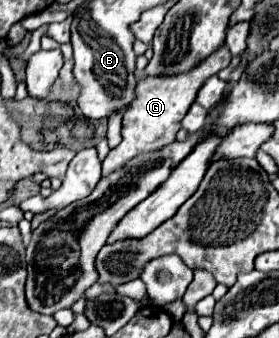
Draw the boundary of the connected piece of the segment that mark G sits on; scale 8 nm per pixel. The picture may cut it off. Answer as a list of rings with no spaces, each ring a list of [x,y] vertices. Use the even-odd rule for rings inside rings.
[[[226,46],[216,50],[210,58],[206,58],[202,64],[198,64],[194,70],[178,74],[178,76],[150,76],[140,80],[135,88],[135,99],[123,112],[122,142],[108,152],[108,156],[102,162],[102,176],[108,176],[110,172],[122,168],[122,164],[130,162],[134,156],[142,152],[154,152],[158,148],[164,148],[166,144],[172,144],[176,140],[176,132],[180,130],[180,122],[186,116],[188,108],[194,104],[198,88],[212,76],[218,74],[222,68],[230,64],[232,54]]]

